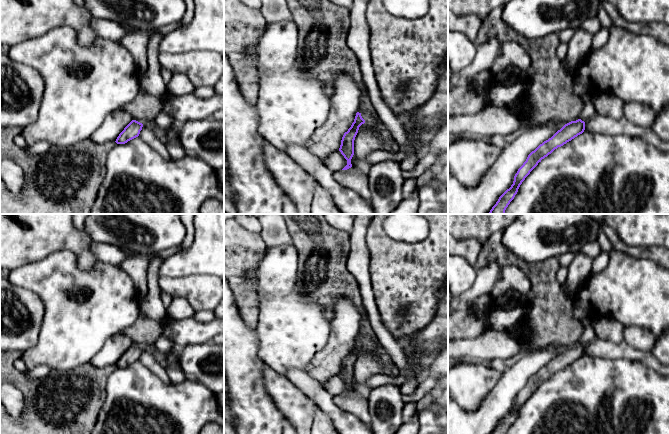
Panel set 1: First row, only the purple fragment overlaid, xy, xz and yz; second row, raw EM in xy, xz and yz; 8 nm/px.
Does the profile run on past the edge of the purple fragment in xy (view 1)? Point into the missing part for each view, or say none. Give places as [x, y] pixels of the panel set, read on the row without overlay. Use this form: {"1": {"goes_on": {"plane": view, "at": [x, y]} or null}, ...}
{"1": {"goes_on": {"plane": "xy", "at": [137, 339]}}}

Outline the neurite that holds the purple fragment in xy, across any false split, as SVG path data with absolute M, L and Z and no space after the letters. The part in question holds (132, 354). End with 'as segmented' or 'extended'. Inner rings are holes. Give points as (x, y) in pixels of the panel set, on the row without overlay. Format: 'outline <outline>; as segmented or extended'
outline M129 328L123 330L120 334L127 336L132 341L132 345L117 361L115 365L117 368L125 368L138 361L144 348L153 348L154 343L152 341L144 339L140 334L130 333Z; extended

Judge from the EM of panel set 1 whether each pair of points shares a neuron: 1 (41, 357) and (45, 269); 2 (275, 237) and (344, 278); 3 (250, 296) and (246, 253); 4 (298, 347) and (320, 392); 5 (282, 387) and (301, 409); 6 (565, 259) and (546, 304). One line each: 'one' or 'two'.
1: one
2: two
3: one
4: two
5: one
6: two

